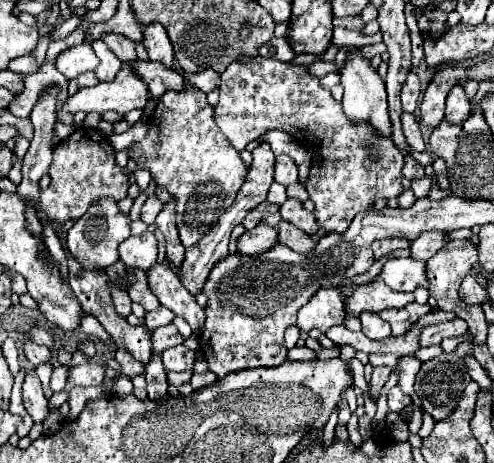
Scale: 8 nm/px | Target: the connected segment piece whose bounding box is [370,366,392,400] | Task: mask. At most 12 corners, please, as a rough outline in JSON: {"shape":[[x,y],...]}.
{"shape":[[378,366],[372,372],[370,394],[378,400],[390,370],[388,366]]}

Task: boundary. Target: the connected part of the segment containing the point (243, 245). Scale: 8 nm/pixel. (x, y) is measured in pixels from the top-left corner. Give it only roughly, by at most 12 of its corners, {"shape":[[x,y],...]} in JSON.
{"shape":[[260,222],[236,242],[236,252],[254,256],[278,242],[276,228]]}

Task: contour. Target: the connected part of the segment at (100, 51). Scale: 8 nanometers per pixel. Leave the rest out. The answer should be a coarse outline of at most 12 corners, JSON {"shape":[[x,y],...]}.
{"shape":[[94,40],[100,66],[94,70],[98,80],[114,80],[122,62],[106,48],[102,40]]}

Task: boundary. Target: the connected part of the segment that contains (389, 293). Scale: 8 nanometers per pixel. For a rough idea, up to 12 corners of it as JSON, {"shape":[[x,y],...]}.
{"shape":[[384,280],[358,284],[342,296],[346,316],[402,308],[414,294],[394,292]]}

